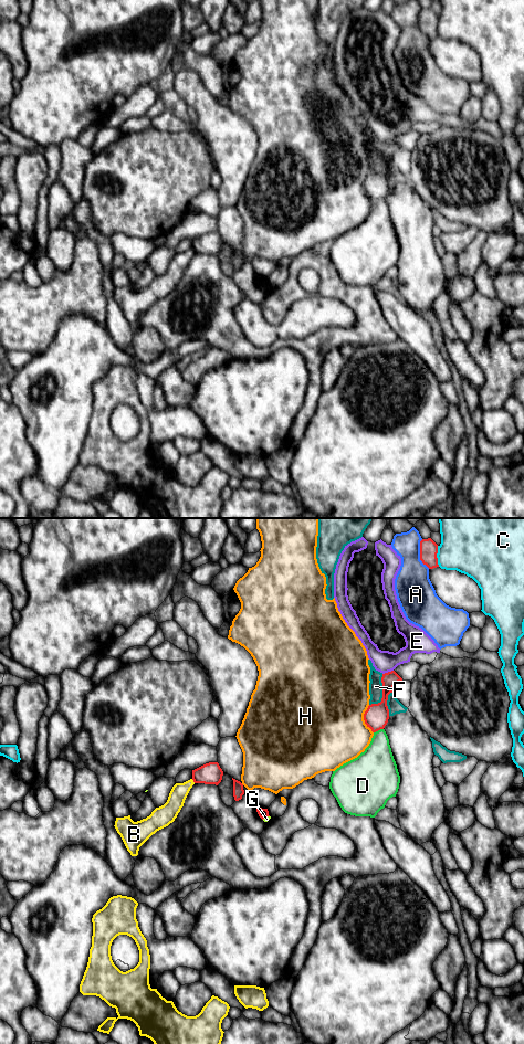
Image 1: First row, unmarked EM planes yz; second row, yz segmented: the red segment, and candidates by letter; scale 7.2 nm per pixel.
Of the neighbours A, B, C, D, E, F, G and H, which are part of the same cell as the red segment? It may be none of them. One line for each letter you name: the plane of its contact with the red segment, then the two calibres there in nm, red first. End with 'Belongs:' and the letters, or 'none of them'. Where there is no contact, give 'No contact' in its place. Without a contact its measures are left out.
Belongs: none of them

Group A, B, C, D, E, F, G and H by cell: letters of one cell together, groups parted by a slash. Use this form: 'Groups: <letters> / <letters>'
Groups: A / B / C / D / E / F / G / H

